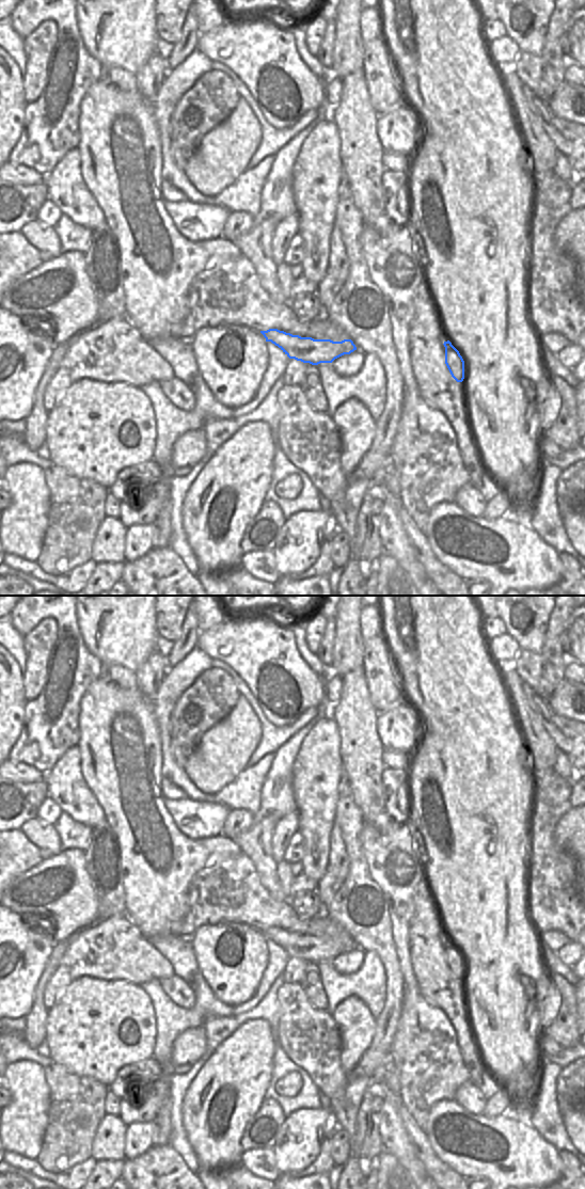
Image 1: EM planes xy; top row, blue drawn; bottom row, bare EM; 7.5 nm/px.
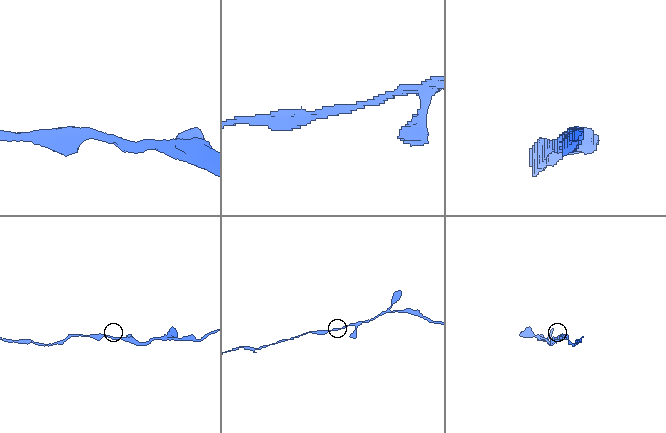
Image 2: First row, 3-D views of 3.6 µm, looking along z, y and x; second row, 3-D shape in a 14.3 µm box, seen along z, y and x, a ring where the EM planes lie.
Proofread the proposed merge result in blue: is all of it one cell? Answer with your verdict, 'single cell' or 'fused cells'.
single cell

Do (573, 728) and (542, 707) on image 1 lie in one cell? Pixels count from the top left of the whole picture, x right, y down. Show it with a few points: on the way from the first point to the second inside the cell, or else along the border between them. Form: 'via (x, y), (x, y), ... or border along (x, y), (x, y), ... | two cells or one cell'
via (566, 725), (550, 713) | one cell

